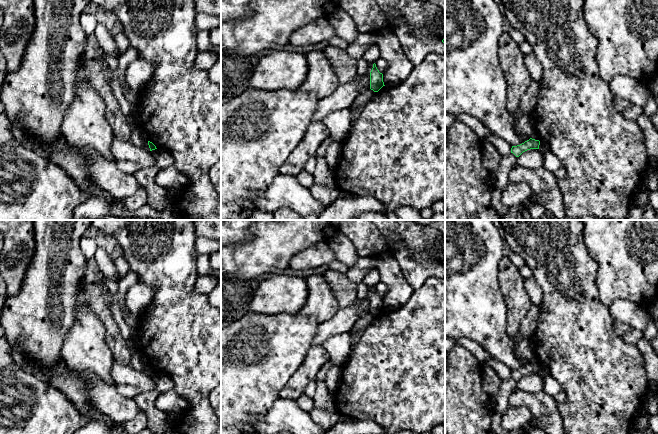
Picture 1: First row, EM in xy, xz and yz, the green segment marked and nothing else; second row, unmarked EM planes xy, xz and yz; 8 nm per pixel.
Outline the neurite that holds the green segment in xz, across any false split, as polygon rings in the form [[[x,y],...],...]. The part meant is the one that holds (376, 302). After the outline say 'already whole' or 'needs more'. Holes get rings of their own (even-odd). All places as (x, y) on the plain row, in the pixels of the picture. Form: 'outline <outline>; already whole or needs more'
outline [[[374,287],[370,296],[370,313],[374,316],[378,316],[383,310],[385,310],[383,306],[383,298],[379,296]]]; already whole

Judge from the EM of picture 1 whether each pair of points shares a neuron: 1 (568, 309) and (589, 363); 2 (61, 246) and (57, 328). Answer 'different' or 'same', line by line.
1: same
2: same

